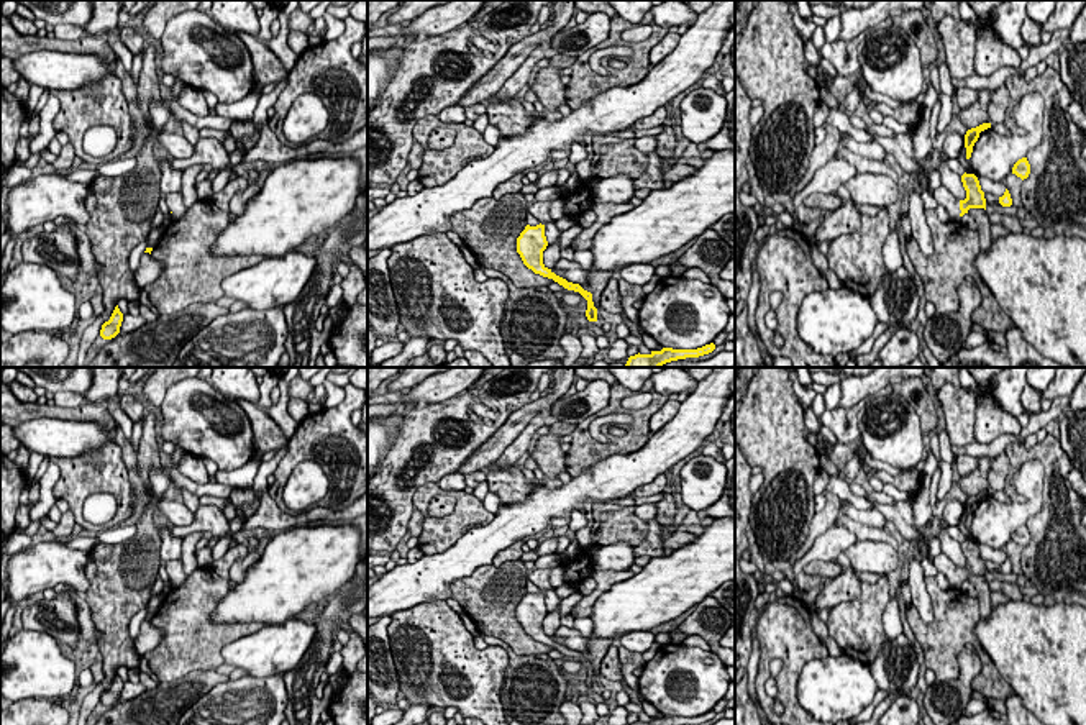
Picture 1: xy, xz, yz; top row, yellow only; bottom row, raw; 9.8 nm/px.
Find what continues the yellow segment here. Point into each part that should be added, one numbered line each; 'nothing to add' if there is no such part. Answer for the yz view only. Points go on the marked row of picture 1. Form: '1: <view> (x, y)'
1: yz (944, 197)

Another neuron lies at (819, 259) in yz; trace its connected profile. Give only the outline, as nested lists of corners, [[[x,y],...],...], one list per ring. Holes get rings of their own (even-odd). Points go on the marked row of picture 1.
[[[810,244],[810,258],[814,266],[827,279],[830,289],[838,290],[843,287],[837,274],[830,269],[827,256],[817,249],[817,244]]]

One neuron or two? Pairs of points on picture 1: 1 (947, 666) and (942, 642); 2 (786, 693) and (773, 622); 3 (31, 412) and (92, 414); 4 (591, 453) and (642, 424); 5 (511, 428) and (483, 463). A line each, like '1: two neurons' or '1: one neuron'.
1: one neuron
2: one neuron
3: one neuron
4: one neuron
5: one neuron

